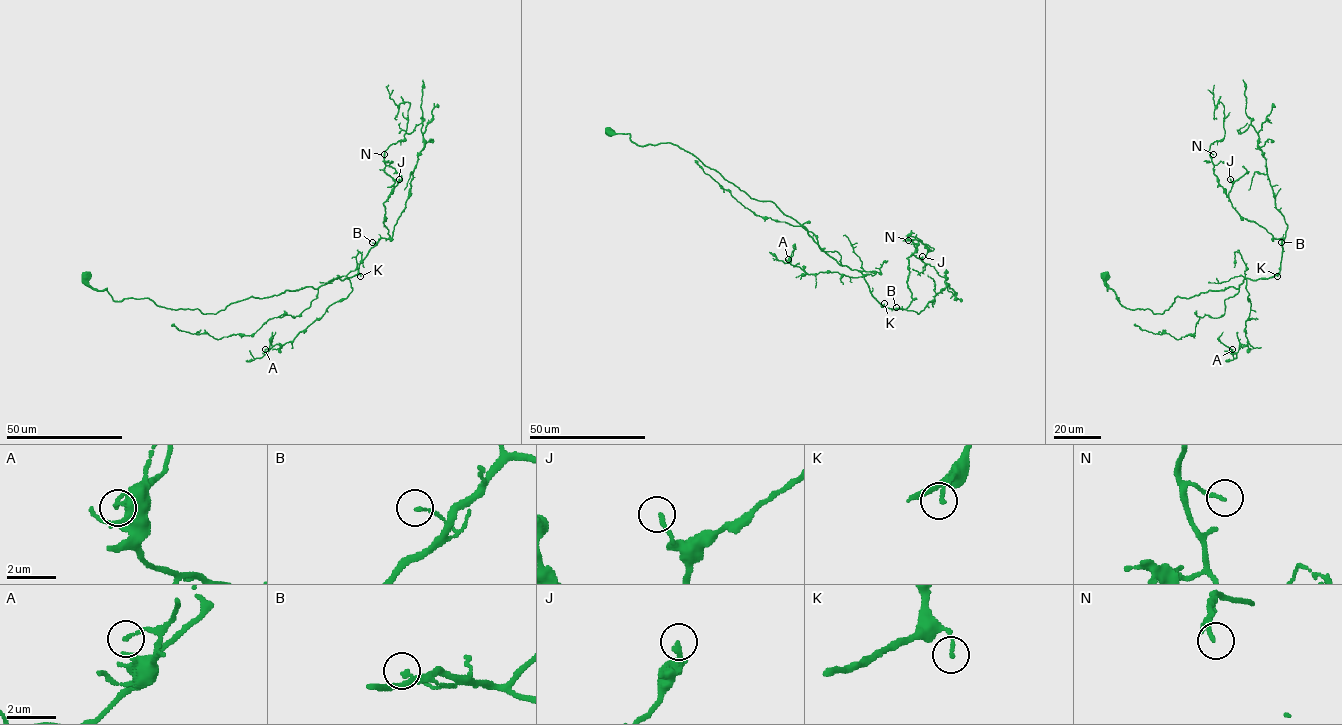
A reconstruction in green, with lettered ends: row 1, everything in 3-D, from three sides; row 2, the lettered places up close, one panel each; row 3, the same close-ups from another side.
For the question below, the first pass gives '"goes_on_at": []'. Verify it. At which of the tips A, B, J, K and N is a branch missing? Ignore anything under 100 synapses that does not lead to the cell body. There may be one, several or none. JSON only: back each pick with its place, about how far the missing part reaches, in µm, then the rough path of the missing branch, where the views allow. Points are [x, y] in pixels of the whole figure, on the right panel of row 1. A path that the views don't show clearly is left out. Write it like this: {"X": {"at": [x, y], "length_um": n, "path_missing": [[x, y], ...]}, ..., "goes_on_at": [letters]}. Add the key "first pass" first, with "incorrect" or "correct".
{"first pass": "correct", "goes_on_at": []}

